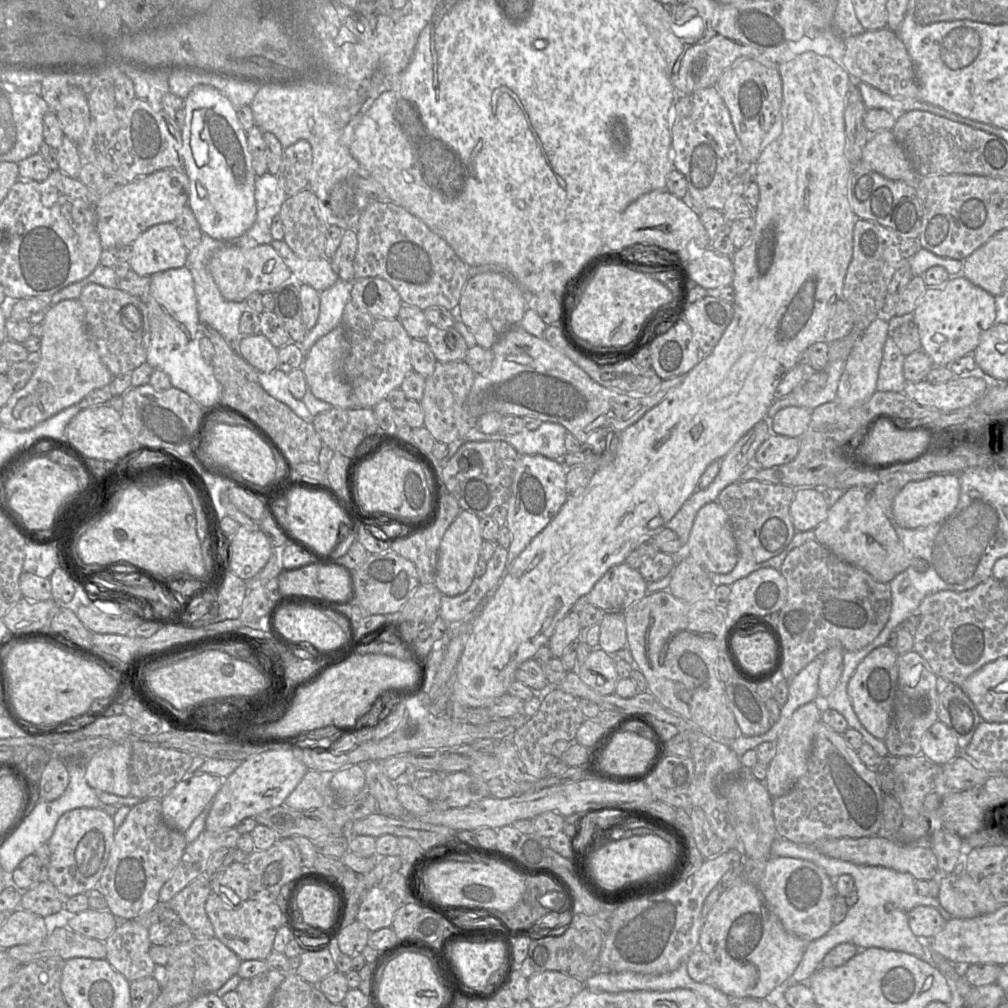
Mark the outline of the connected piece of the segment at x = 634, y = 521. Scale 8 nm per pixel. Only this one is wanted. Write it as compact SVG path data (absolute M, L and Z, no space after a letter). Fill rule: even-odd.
M807 51L796 55L787 62L778 65L782 79L782 106L780 108L780 130L772 141L761 151L753 167L753 180L759 188L759 202L753 210L755 227L747 243L736 249L732 255L734 276L731 286L735 292L732 304L733 317L713 350L702 356L698 364L685 376L684 381L672 389L663 400L646 412L637 422L620 433L620 440L613 460L599 469L592 476L587 487L579 494L571 494L549 524L516 557L510 567L506 566L506 575L497 584L496 593L482 605L479 615L471 623L471 631L464 649L455 667L455 684L451 694L451 704L468 707L488 707L493 701L507 693L510 684L516 680L515 672L525 660L532 658L543 645L548 645L556 625L572 610L574 603L590 593L595 583L612 567L624 563L628 555L646 539L653 537L666 528L682 505L698 489L698 483L706 468L713 461L720 461L755 424L767 417L767 412L775 401L775 391L781 380L797 365L800 355L812 344L824 341L830 319L833 317L838 302L843 299L842 291L847 268L853 253L853 229L858 217L848 202L848 181L851 164L845 156L846 134L844 111L846 98L851 88L851 77L842 64L831 58ZM660 518L661 525L651 529L648 522Z

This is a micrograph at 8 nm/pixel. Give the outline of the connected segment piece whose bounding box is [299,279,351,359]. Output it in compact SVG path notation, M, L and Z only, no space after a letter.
M339 279L330 288L319 293L320 310L317 322L299 343L304 352L304 359L317 340L342 325L343 311L350 301L350 284L351 282Z

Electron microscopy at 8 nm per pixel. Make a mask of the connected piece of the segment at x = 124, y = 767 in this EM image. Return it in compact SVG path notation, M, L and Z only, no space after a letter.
M118 742L97 752L85 769L85 779L96 791L130 796L129 769L132 747Z

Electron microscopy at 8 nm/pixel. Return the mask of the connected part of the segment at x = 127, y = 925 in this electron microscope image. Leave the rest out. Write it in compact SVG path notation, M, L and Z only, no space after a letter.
M118 920L118 926L115 931L104 943L106 947L105 959L128 981L131 982L146 977L153 977L156 964L149 954L152 943L149 939L148 928L135 920Z

